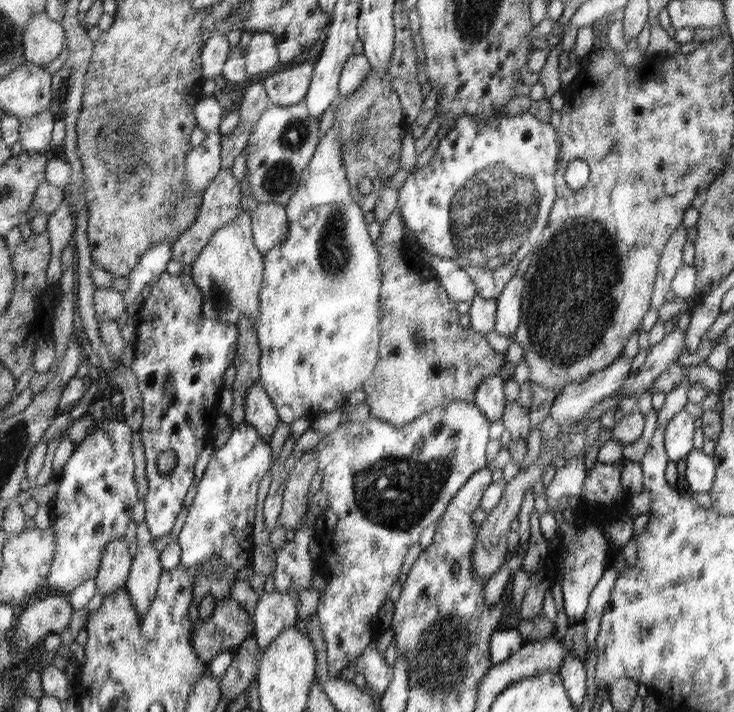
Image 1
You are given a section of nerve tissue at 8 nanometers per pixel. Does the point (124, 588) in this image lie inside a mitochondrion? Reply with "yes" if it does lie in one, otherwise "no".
no

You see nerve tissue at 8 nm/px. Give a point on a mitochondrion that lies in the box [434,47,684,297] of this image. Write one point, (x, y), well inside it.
(486, 219)

